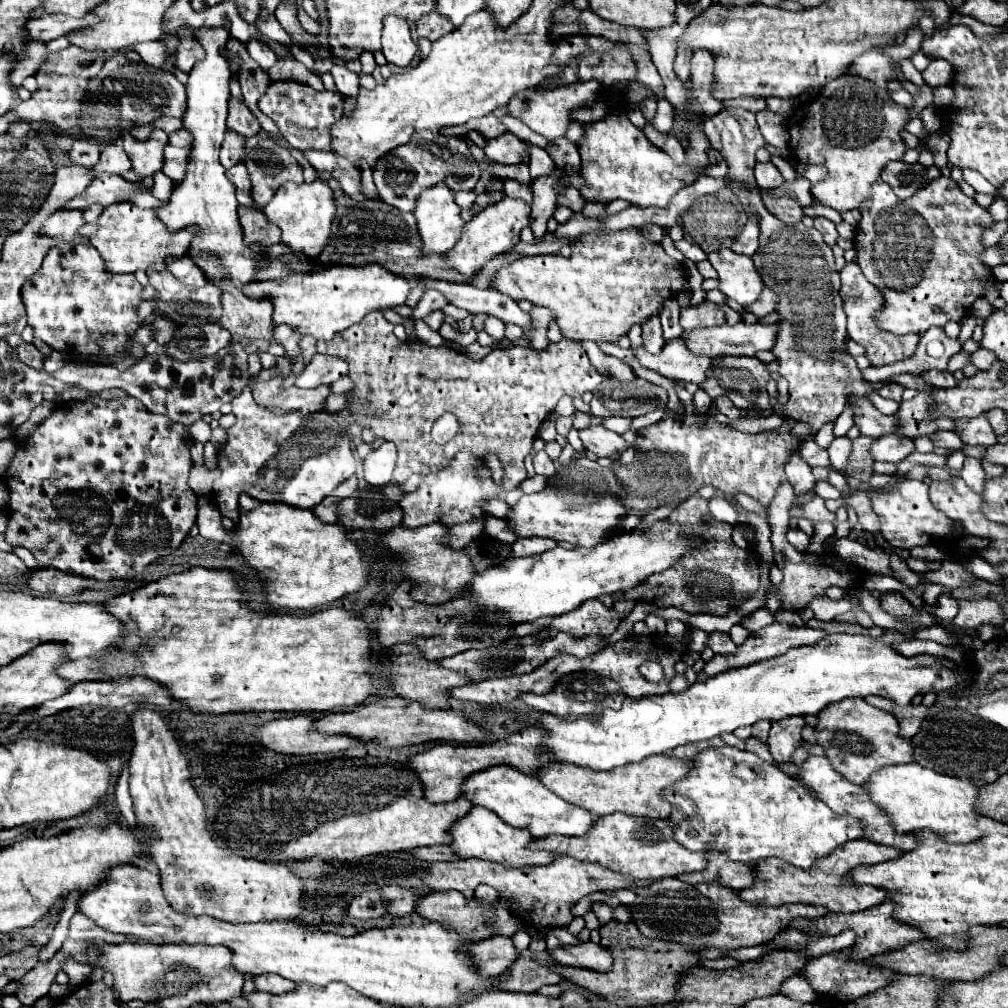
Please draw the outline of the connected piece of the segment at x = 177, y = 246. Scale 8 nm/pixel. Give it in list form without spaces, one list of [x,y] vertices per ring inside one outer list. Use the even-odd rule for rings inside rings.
[[[117,202],[107,206],[101,216],[85,224],[79,234],[87,236],[91,244],[99,250],[99,254],[105,260],[105,266],[111,274],[129,274],[137,270],[167,270],[167,256],[185,256],[189,252],[191,240],[197,236],[197,226],[187,226],[183,230],[171,232],[163,224],[161,218],[157,218],[155,210],[143,210],[131,202]]]

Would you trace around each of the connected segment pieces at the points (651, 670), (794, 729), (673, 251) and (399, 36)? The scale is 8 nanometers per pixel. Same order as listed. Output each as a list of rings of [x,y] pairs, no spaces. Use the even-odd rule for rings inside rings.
[[[645,660],[641,666],[639,666],[639,672],[645,680],[649,682],[661,682],[663,680],[663,666],[657,662],[657,660]]]
[[[801,716],[783,718],[781,722],[771,722],[769,752],[779,764],[789,762],[793,752],[801,746],[803,726],[805,726],[805,718],[801,718]]]
[[[666,231],[663,234],[661,245],[669,256],[677,260],[680,264],[685,264],[685,256],[679,250],[677,250],[677,248],[674,246],[673,240]]]
[[[397,16],[385,18],[381,44],[383,44],[381,52],[385,54],[387,62],[395,64],[395,66],[409,66],[411,60],[415,58],[415,52],[417,52],[417,46],[411,40],[407,22]]]

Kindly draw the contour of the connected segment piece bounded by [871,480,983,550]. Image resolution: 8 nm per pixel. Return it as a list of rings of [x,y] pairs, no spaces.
[[[903,480],[897,488],[893,488],[889,492],[873,494],[871,502],[873,502],[875,514],[881,520],[881,534],[895,548],[911,550],[913,546],[929,544],[929,540],[933,540],[933,538],[947,538],[947,536],[963,538],[965,546],[971,546],[971,548],[977,548],[977,550],[983,548],[983,538],[975,538],[975,536],[967,534],[959,524],[955,524],[951,518],[947,518],[935,506],[931,506],[929,486],[925,482]]]

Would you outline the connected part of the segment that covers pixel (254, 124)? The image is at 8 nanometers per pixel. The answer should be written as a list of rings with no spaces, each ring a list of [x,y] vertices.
[[[231,98],[229,100],[227,128],[241,134],[241,136],[245,136],[245,138],[251,138],[251,136],[255,136],[259,132],[261,124],[259,124],[257,116],[247,108],[243,98]]]

